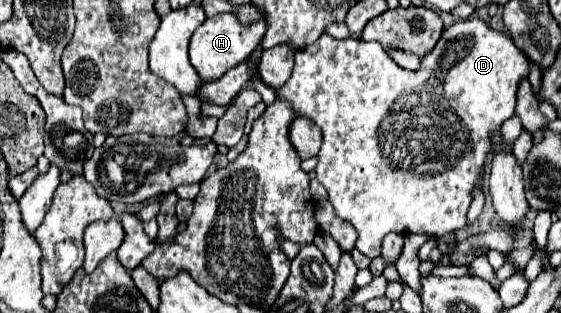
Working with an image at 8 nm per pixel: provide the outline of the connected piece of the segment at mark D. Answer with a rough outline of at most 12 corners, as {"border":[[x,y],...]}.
{"border":[[478,17],[418,71],[324,33],[276,91],[374,259],[466,225],[522,51]]}

